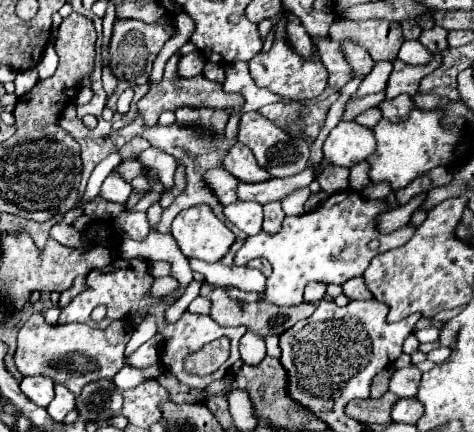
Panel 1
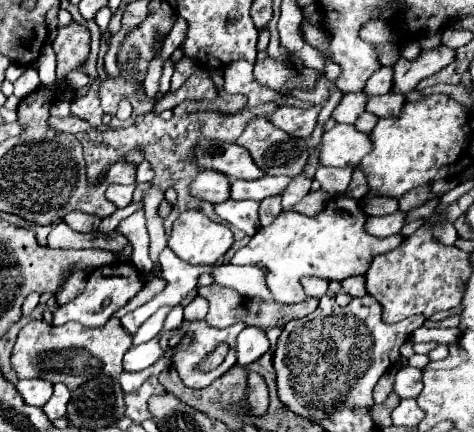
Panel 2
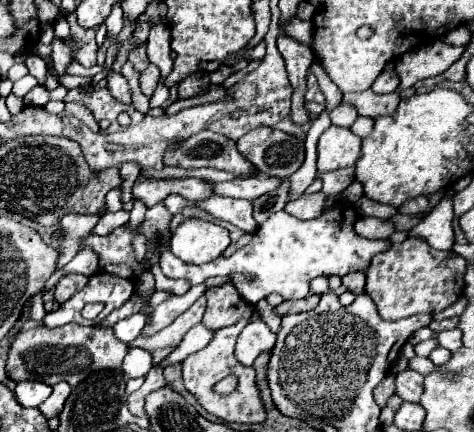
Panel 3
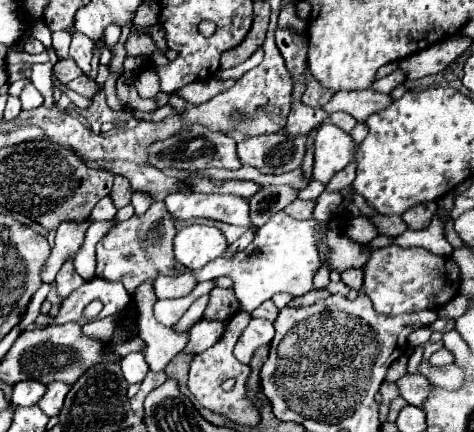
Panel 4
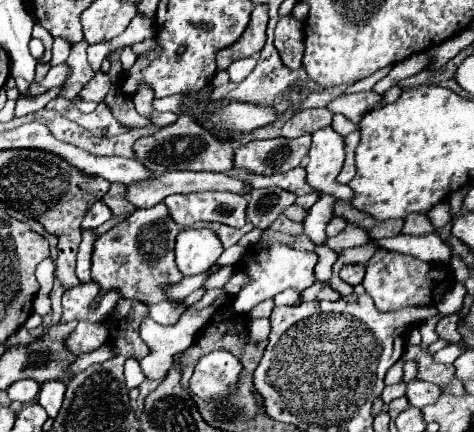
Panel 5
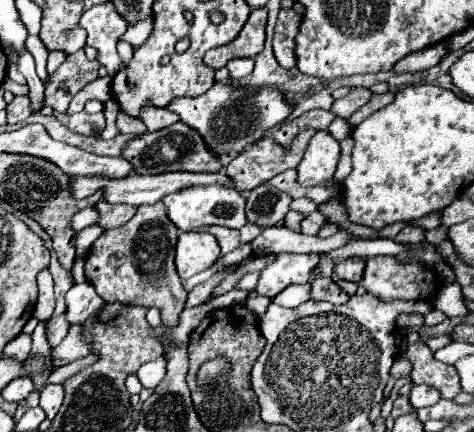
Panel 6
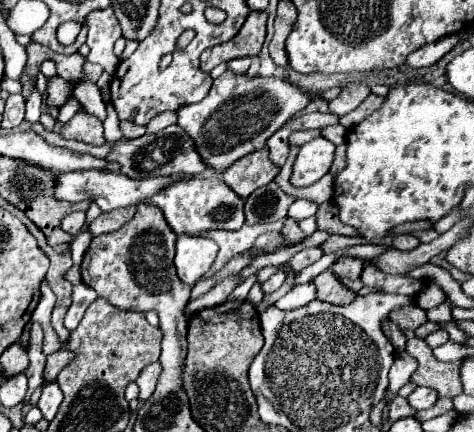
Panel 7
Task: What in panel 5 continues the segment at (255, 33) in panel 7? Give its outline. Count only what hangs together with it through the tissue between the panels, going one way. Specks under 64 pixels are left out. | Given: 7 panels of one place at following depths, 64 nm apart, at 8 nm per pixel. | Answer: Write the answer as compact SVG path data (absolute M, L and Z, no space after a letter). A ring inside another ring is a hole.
M266 4L254 6L250 24L248 24L246 32L242 34L242 38L236 44L232 44L232 46L228 46L228 48L218 52L218 56L216 56L218 68L224 70L234 60L258 54L262 50L264 42L266 42L266 24L268 24L268 6Z

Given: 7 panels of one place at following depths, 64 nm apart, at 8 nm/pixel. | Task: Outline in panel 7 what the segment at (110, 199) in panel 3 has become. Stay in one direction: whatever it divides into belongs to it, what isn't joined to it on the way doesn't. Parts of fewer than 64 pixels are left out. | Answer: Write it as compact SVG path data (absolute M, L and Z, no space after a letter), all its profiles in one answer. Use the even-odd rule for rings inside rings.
M72 212L72 214L68 214L66 220L62 222L62 226L64 226L66 232L76 236L86 226L86 212Z

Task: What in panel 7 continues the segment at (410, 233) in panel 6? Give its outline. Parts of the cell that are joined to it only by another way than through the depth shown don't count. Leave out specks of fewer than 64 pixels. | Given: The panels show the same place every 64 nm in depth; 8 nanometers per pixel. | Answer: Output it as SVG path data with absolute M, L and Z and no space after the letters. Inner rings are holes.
M412 234L394 236L394 242L392 242L392 246L398 248L398 250L412 250L412 248L416 248L418 244L420 244L420 240L418 240L416 236L412 236Z

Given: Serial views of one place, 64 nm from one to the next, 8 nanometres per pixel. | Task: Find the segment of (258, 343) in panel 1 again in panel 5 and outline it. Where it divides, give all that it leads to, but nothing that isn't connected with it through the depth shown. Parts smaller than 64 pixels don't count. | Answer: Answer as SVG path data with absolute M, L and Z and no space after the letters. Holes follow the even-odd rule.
M260 318L260 320L250 320L250 330L248 330L248 336L250 336L250 342L264 342L268 340L268 318Z

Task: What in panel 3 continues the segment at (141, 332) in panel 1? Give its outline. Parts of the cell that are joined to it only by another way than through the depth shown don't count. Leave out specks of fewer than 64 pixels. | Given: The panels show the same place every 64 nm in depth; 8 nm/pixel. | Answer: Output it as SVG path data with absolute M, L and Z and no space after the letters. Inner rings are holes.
M198 284L198 286L190 288L186 294L162 302L162 304L154 310L150 322L144 326L142 336L144 336L144 338L150 338L150 336L154 336L158 330L162 330L164 326L172 324L172 322L176 320L176 316L180 316L184 310L188 310L188 308L204 294L204 290L206 290L206 286L204 286L204 284Z

